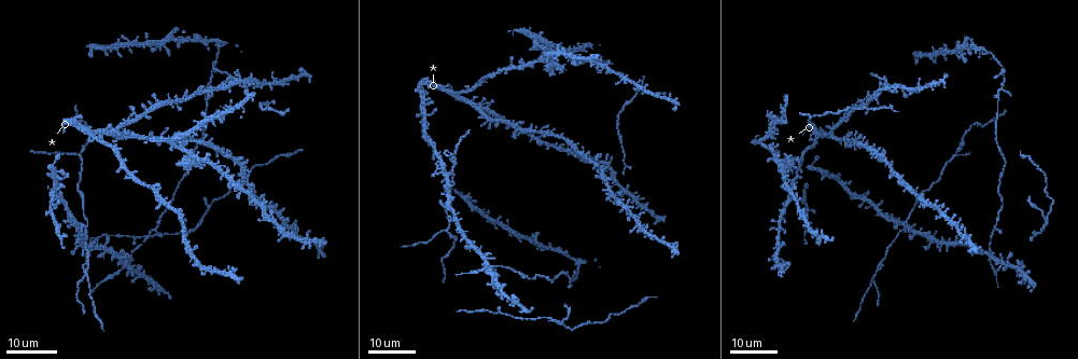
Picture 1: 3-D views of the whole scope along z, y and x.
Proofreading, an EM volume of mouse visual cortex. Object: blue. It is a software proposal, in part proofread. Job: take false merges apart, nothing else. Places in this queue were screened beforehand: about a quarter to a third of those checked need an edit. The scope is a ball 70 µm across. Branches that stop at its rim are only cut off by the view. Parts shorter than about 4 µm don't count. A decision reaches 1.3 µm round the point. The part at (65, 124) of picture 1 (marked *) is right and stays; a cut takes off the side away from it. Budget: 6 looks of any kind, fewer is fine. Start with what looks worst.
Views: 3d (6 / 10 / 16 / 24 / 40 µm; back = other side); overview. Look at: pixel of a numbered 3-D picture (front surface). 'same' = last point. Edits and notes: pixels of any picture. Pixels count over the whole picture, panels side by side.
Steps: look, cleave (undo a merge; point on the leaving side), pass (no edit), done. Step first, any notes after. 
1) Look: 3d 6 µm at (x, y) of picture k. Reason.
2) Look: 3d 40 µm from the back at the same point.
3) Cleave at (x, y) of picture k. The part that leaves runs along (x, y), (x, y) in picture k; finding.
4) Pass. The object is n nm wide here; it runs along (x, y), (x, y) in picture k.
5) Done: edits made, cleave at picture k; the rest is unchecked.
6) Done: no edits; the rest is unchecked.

Look: 3d 16 µm at (78, 154) of picture 1.

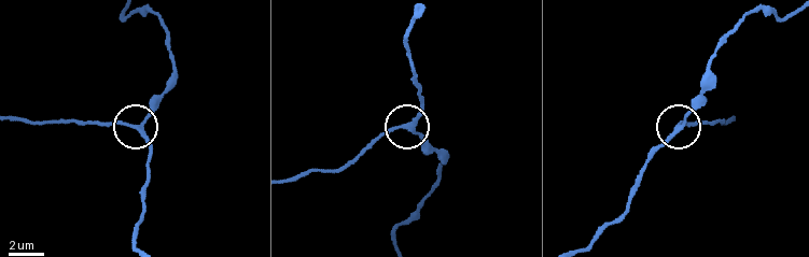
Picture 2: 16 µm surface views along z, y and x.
Look: 3d 10 µm at (138, 128) of picture 2.

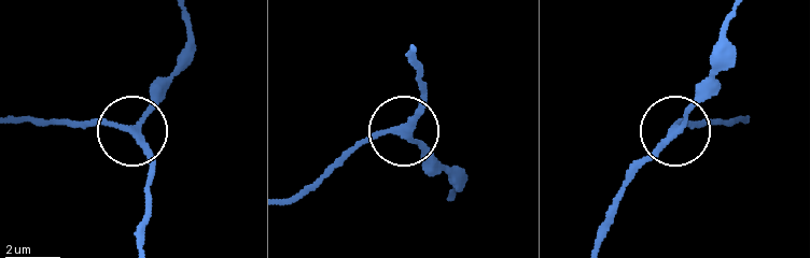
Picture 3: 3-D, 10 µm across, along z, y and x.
Pass. 3 arms meet here; it runs along (138, 245), (150, 148), (125, 127), (71, 127) in picture 3; continuous, no second cell.

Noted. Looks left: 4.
Look: 3d 16 µm at (447, 181) of picture 1. Four arms meet.

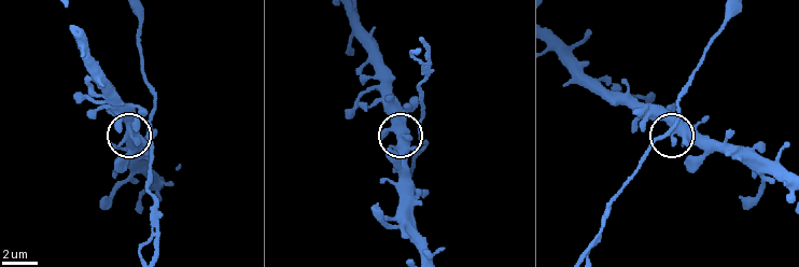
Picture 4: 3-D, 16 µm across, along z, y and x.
Look: 3d 6 µm at (404, 145) of picture 4.

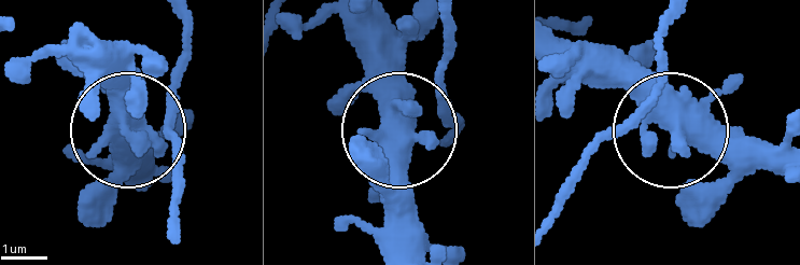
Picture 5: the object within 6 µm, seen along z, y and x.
Pass. The object is 470 nm wide here; continuous, no second cell.

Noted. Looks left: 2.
Look: 3d 16 µm at (899, 87) of picture 1. Two arms in line, one across.

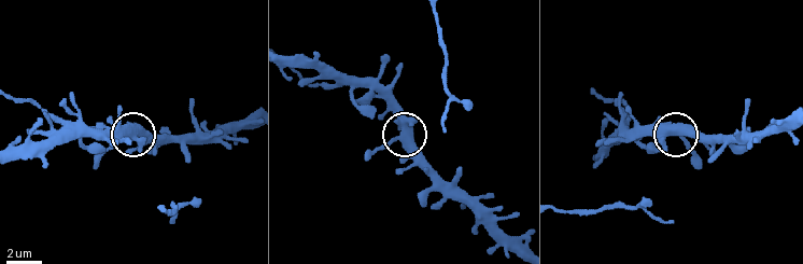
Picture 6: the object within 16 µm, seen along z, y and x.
Look: 3d 6 µm at (138, 132) of picture 6.

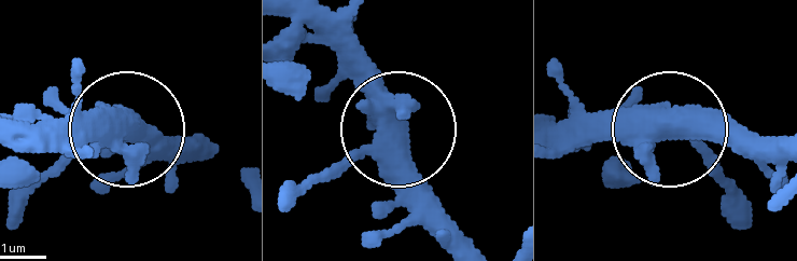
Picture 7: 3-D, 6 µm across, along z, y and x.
Pass. The object is 470 nm wide here; it runs along (295, 16), (395, 132), (431, 232) in picture 7; all the same cell.

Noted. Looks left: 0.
Done: no edits; the rest is unchecked.

